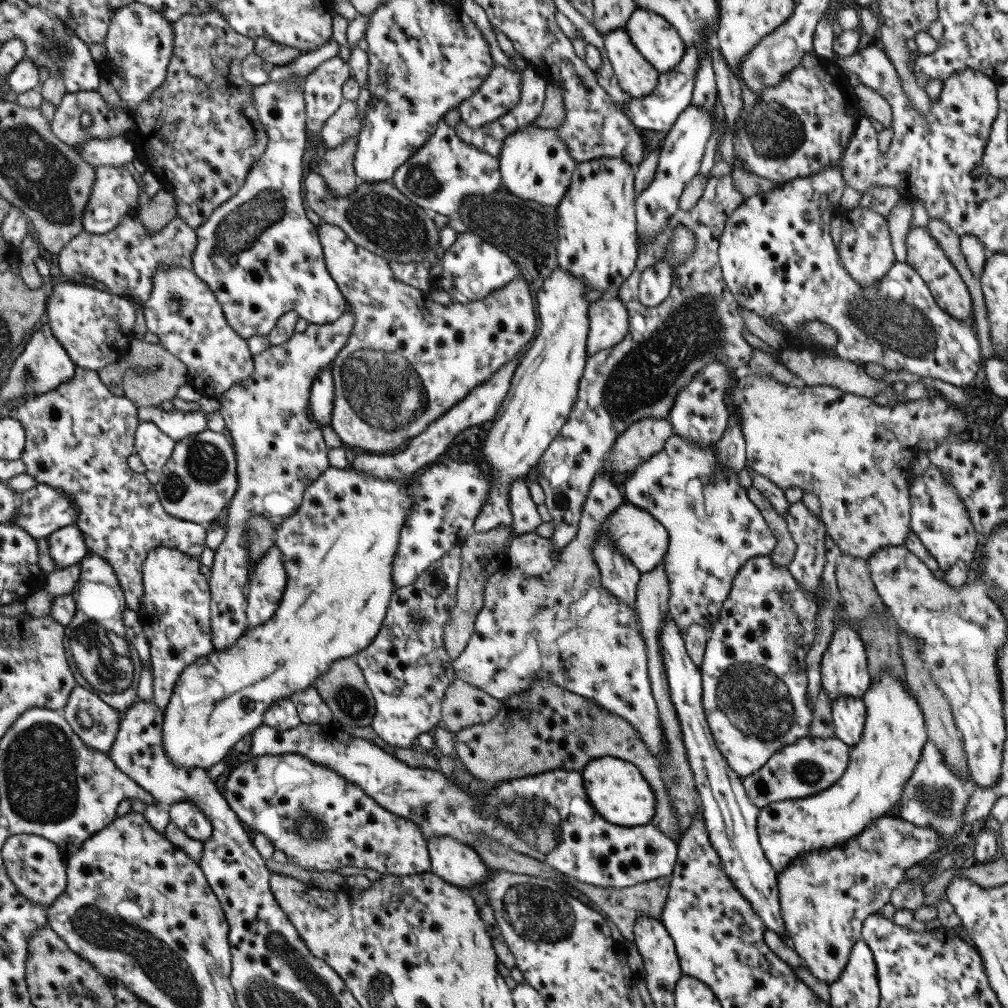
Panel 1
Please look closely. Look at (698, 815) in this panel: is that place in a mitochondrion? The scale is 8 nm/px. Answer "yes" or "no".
no

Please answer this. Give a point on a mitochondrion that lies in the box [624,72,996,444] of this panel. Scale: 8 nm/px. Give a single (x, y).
(901, 327)

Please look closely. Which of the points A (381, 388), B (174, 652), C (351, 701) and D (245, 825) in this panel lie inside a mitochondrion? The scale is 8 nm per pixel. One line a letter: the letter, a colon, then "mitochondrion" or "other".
A: mitochondrion
B: other
C: mitochondrion
D: other

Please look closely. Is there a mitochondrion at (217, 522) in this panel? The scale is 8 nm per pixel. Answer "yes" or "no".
no

